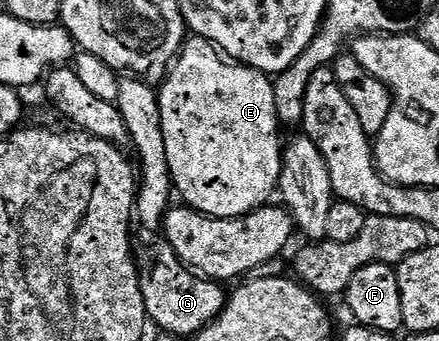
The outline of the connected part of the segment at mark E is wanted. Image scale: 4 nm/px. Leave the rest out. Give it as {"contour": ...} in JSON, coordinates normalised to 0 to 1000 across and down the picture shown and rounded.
{"contour":[[[437,111],[410,144],[410,161],[401,167],[387,208],[376,220],[360,258],[364,284],[364,355],[369,358],[369,405],[378,416],[378,463],[383,496],[392,513],[392,537],[399,560],[419,572],[417,595],[426,607],[462,622],[469,633],[487,633],[494,645],[522,645],[535,633],[556,633],[576,622],[583,610],[599,610],[613,595],[620,560],[631,560],[642,513],[642,422],[638,434],[638,384],[642,367],[629,343],[629,264],[622,238],[604,214],[585,199],[567,199],[560,188],[531,182],[513,170],[501,144],[476,117]]]}

